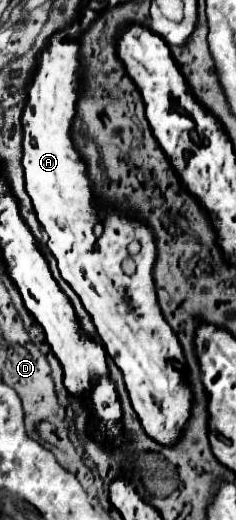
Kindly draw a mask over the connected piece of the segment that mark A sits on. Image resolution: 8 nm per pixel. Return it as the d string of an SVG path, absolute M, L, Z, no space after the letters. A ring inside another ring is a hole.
M74 20L64 30L54 32L48 38L48 44L44 46L44 50L36 56L36 68L30 74L32 78L28 82L28 98L26 98L24 110L22 110L22 128L24 128L22 166L24 166L24 178L26 178L26 192L34 202L34 210L36 210L40 224L44 226L44 230L50 236L46 246L58 262L60 276L80 296L84 308L90 312L90 316L96 324L98 336L100 336L108 356L116 362L116 366L124 374L124 382L126 382L126 388L130 392L132 406L134 406L146 434L152 436L154 440L158 440L160 444L168 444L168 442L172 444L178 440L180 430L184 428L186 420L190 418L192 394L190 394L190 386L188 386L184 368L172 368L172 360L184 362L184 356L182 356L182 348L180 348L174 332L172 330L168 332L170 326L162 318L160 308L156 304L156 292L154 292L154 284L152 284L152 266L154 266L154 258L156 258L154 236L146 226L138 224L136 220L130 222L130 220L114 214L112 220L108 220L102 236L96 238L94 226L98 220L98 210L96 210L94 200L92 200L94 194L90 190L88 178L78 178L78 152L70 140L68 130L70 130L76 100L78 100L76 74L78 74L78 36L80 34L82 34L80 20ZM134 240L140 240L140 252L132 258L136 262L136 274L128 276L122 272L122 262L130 256L128 244ZM126 298L132 300L134 310L126 308L126 304L124 304Z

